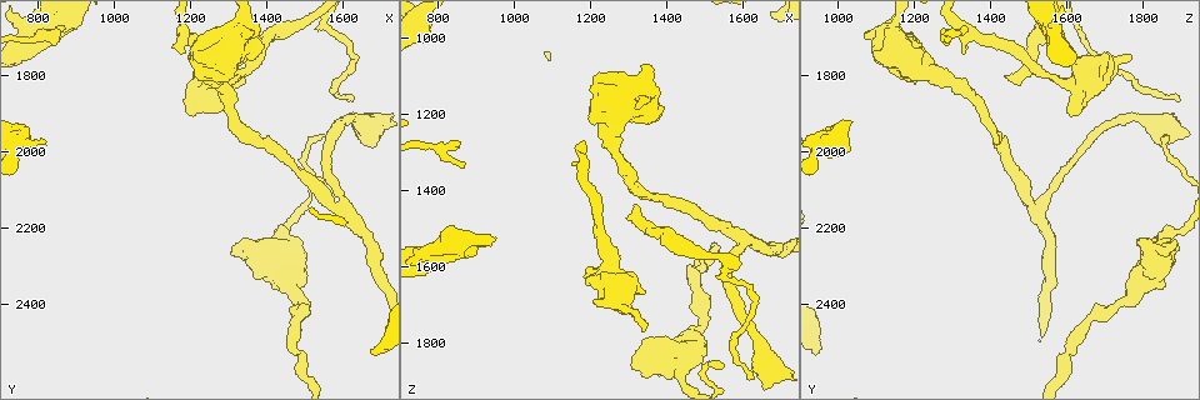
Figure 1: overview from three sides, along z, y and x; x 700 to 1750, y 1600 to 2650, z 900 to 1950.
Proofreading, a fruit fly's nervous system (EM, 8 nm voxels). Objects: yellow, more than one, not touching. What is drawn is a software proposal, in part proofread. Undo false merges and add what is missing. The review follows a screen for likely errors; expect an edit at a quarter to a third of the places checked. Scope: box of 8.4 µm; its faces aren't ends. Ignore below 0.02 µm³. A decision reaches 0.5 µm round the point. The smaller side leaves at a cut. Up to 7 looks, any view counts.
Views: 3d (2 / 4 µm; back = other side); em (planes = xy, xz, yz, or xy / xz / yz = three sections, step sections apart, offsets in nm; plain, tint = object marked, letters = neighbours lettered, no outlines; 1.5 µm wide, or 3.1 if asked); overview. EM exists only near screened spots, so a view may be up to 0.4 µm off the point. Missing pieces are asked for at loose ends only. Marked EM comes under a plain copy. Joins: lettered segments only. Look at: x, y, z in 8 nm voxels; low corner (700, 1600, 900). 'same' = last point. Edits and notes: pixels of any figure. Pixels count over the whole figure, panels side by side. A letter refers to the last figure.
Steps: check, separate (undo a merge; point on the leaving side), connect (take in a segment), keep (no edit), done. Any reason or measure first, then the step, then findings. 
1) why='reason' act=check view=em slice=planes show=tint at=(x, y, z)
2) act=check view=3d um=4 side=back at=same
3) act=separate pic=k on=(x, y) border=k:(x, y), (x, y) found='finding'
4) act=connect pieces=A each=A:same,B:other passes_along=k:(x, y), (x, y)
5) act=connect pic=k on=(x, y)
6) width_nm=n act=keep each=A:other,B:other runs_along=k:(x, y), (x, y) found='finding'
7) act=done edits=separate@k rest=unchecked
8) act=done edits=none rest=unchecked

why='thick turns thin' act=check view=em slice=xz step=8 show=letters at=(1630, 1910, 1790)

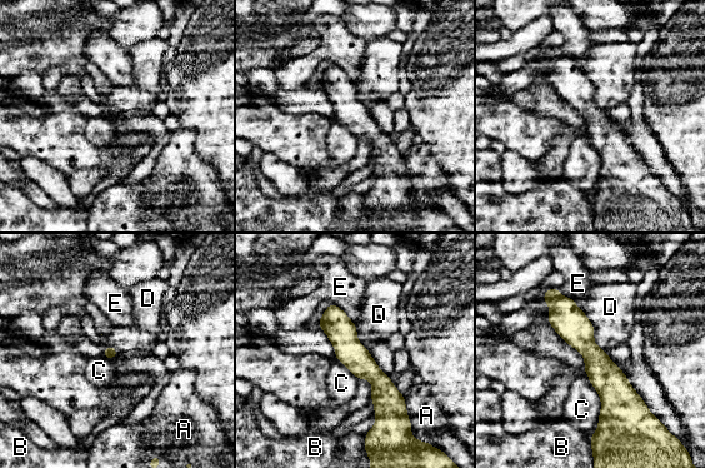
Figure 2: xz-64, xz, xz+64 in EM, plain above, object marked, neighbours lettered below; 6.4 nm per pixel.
act=keep each=A:other,B:other,C:other,D:other,E:other border=2:(588, 378), (600, 399), (598, 423) found='all the same cell'

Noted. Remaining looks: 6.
why='arms part here' act=check view=em slice=xz step=8 show=tint at=(1600, 2145, 1530)

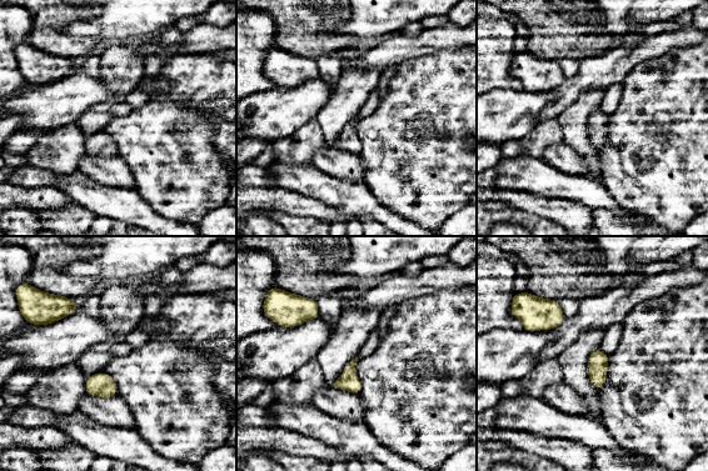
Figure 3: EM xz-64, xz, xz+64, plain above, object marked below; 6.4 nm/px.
act=check view=em slice=planes show=letters at=same

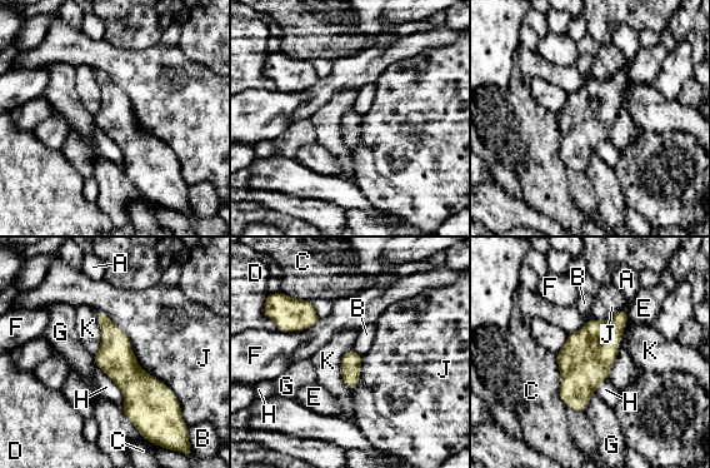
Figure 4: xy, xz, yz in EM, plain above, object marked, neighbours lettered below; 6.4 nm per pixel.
act=keep each=A:other,B:other,C:other,D:other,E:other,F:other,G:other,H:other,J:other,K:other border=4:(353, 347), (341, 358), (351, 391) found='continuous, no second cell'

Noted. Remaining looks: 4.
why='branch point' act=check view=3d um=4 at=(1250, 1815, 1625)

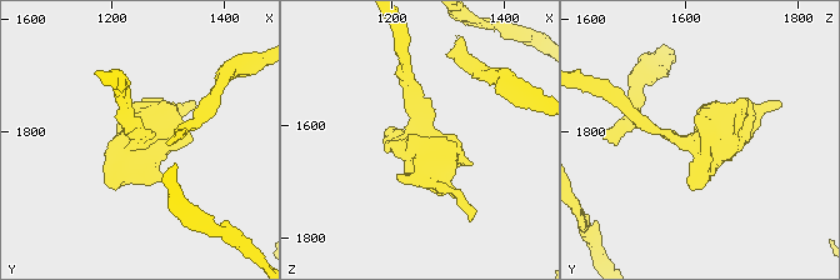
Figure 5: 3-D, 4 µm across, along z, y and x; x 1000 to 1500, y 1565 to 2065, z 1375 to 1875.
act=check view=em slice=planes show=letters at=(1260, 1820, 1620)

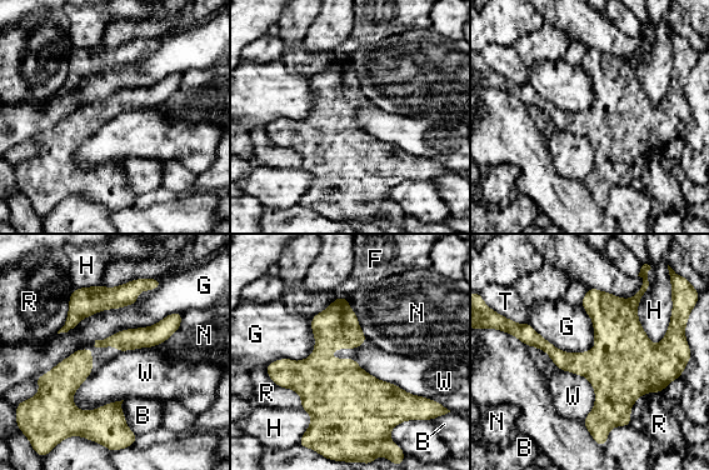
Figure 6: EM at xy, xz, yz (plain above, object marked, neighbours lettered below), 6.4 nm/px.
longest_contact=G:600nm act=keep each=B:other,F:other,G:other,H:other,N:other,R:other,T:other,W:other runs_along=6:(176, 320), (99, 343), (60, 380), (40, 380) found='continuous, no second cell'

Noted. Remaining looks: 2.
act=done edits=none rest=unchecked

